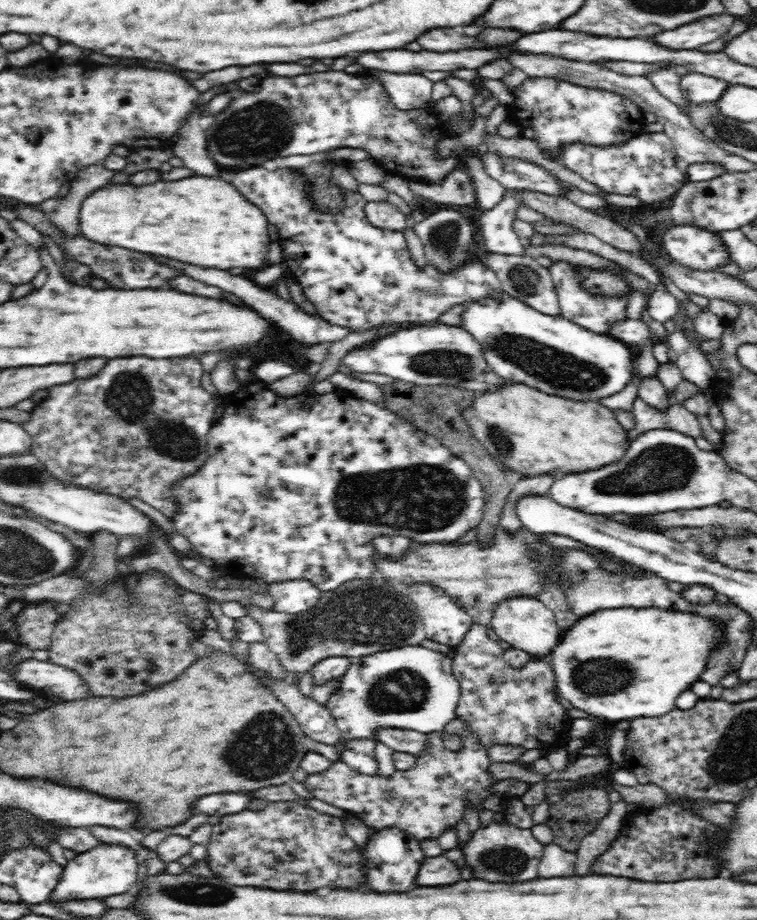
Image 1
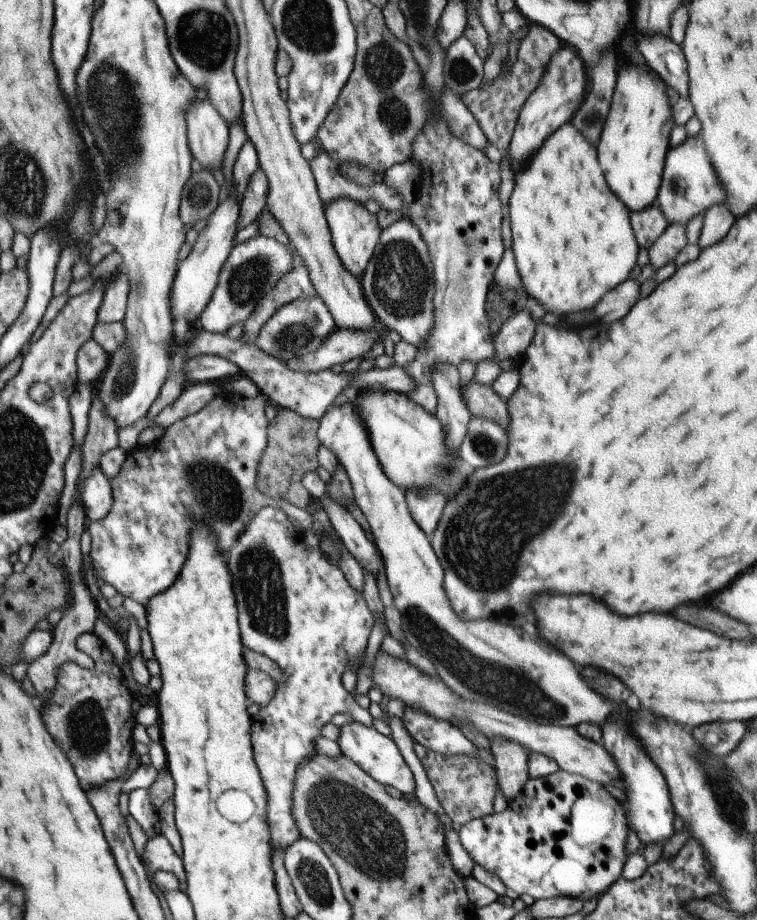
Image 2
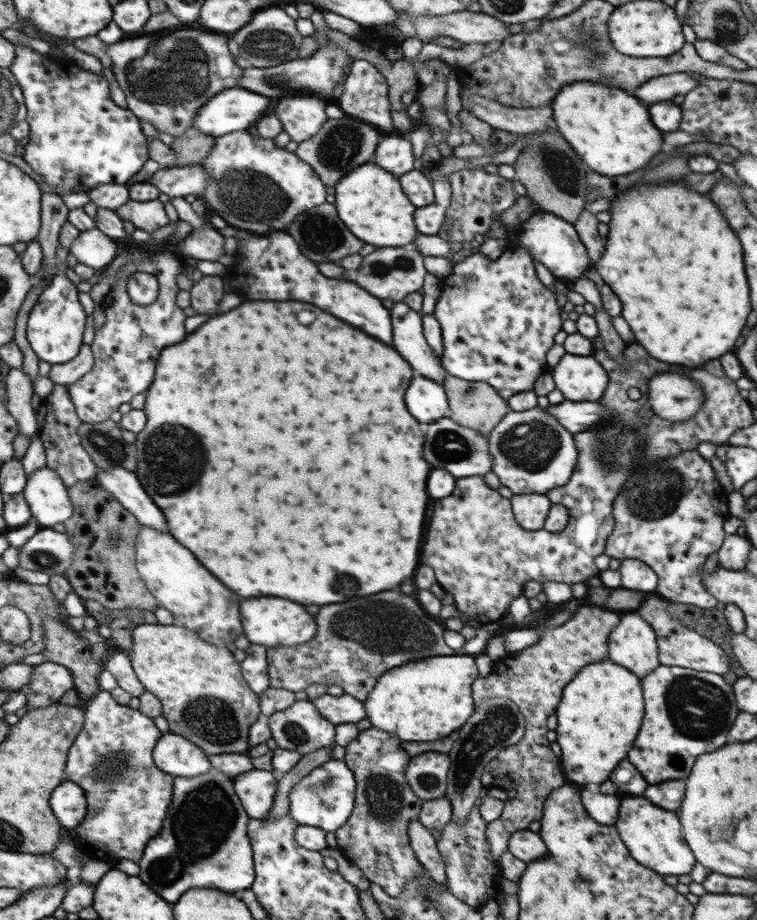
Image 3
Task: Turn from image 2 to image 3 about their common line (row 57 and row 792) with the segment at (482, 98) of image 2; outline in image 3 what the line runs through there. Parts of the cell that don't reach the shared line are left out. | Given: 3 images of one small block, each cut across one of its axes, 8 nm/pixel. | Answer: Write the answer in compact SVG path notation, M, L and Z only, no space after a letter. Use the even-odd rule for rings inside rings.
M591 604L581 606L565 624L547 630L543 630L544 626L541 626L541 630L537 630L539 641L536 644L515 655L506 655L492 661L488 675L477 677L471 686L474 705L479 705L489 698L509 699L516 704L519 713L524 717L524 736L487 762L480 776L480 783L487 789L495 787L505 791L515 790L514 798L504 801L500 815L486 823L485 840L497 869L500 869L498 857L506 852L507 839L511 833L526 829L532 820L538 821L546 796L565 784L559 768L559 757L555 758L549 748L550 742L544 736L547 732L546 720L549 715L555 713L562 688L579 669L586 664L607 659L608 634L619 620L613 611L603 610Z

